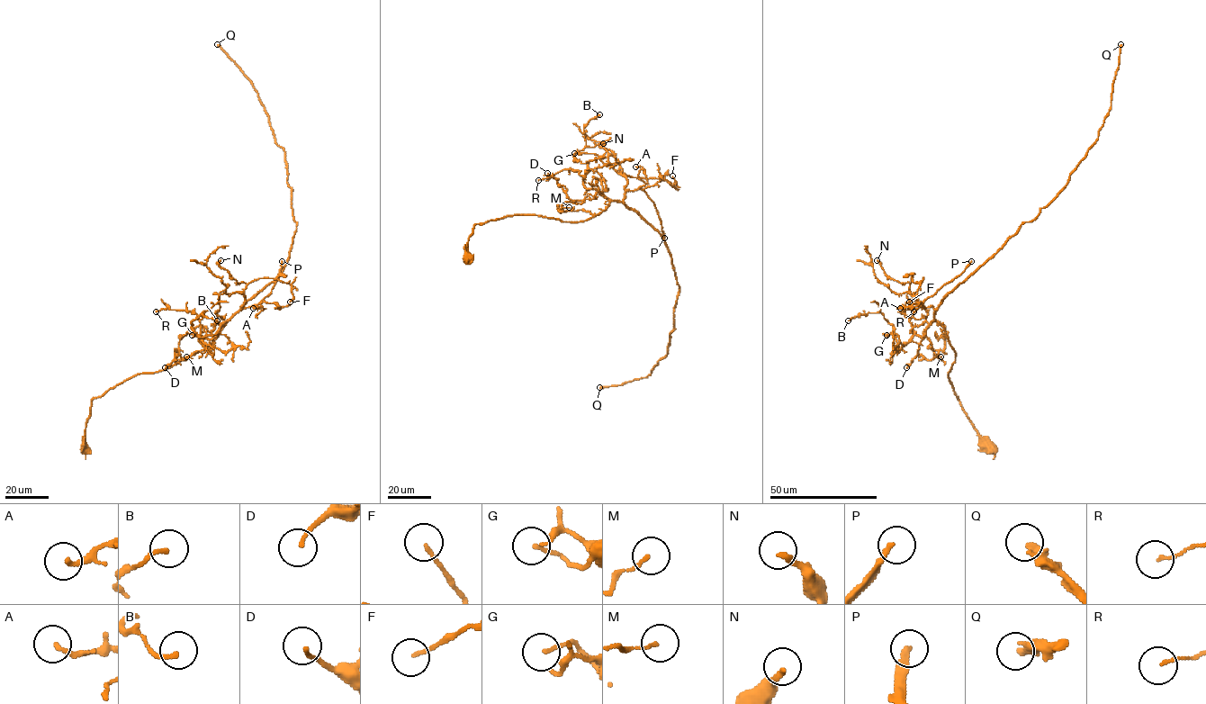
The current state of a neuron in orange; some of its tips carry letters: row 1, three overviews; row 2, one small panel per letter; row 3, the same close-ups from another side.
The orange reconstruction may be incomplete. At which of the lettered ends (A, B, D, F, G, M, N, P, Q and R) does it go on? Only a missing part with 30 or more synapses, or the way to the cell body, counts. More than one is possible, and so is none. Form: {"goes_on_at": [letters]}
{"goes_on_at": ["Q"]}

